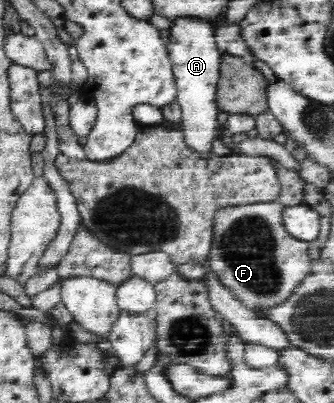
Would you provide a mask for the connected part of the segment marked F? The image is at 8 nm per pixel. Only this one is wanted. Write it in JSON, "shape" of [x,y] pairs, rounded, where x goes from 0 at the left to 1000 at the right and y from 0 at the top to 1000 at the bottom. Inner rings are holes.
{"shape":[[[805,496],[793,504],[749,504],[725,511],[686,511],[650,524],[644,563],[638,563],[638,598],[623,633],[629,665],[653,677],[653,690],[674,715],[692,722],[710,749],[734,764],[781,779],[793,769],[841,757],[868,739],[886,712],[931,677],[937,645],[919,635],[925,600],[871,588],[847,556],[847,529],[859,509],[832,496]]]}

